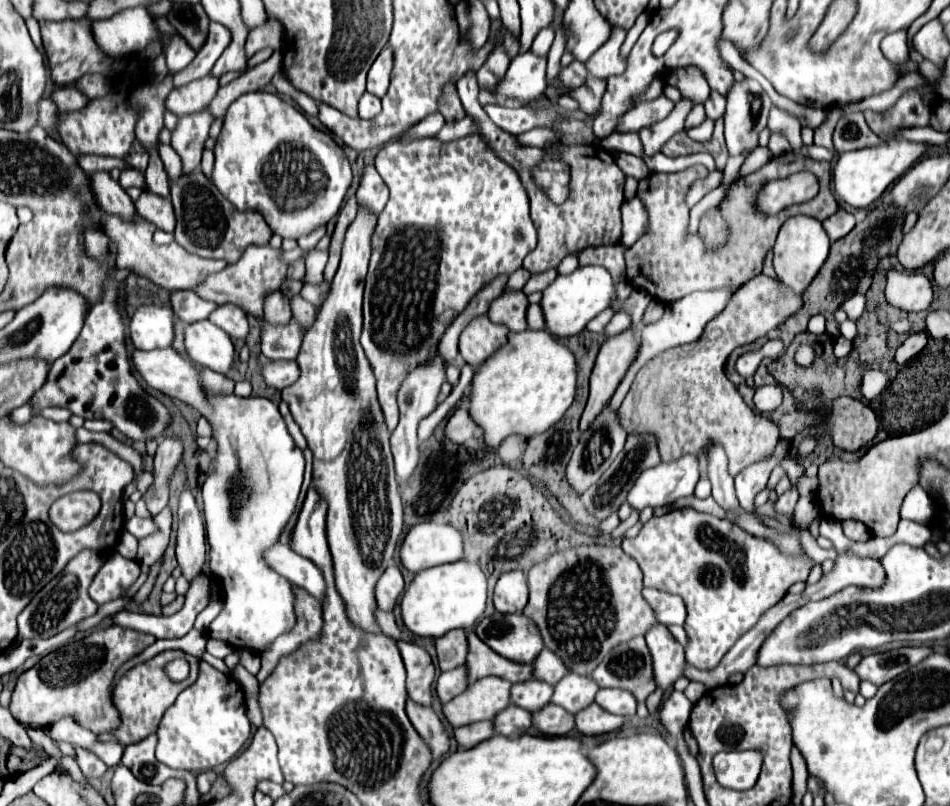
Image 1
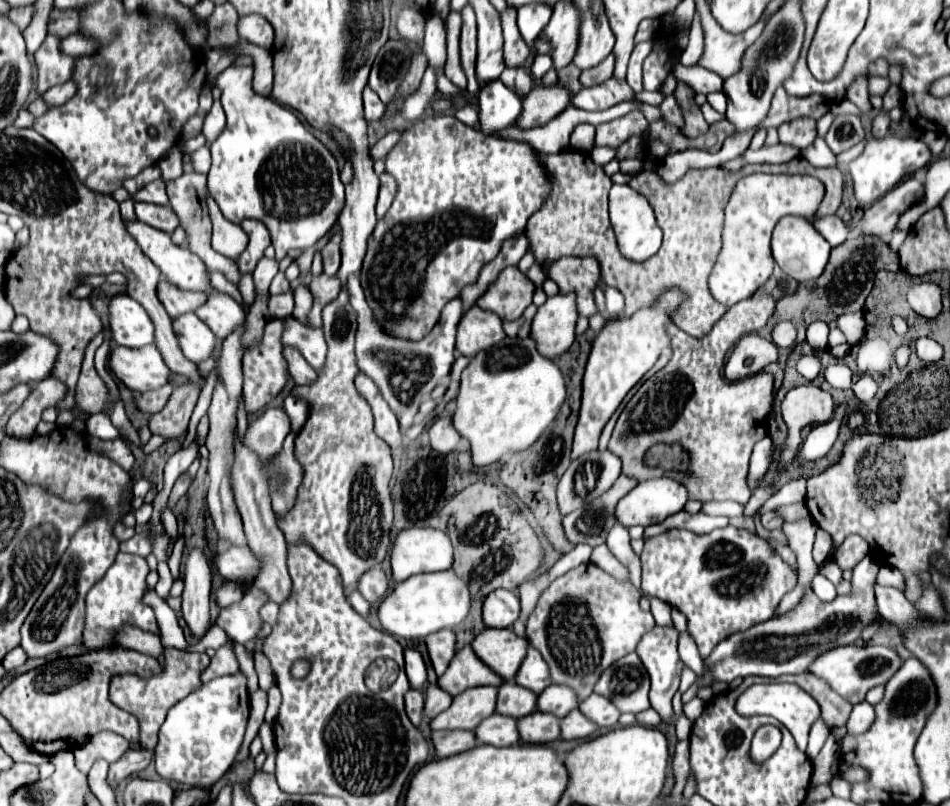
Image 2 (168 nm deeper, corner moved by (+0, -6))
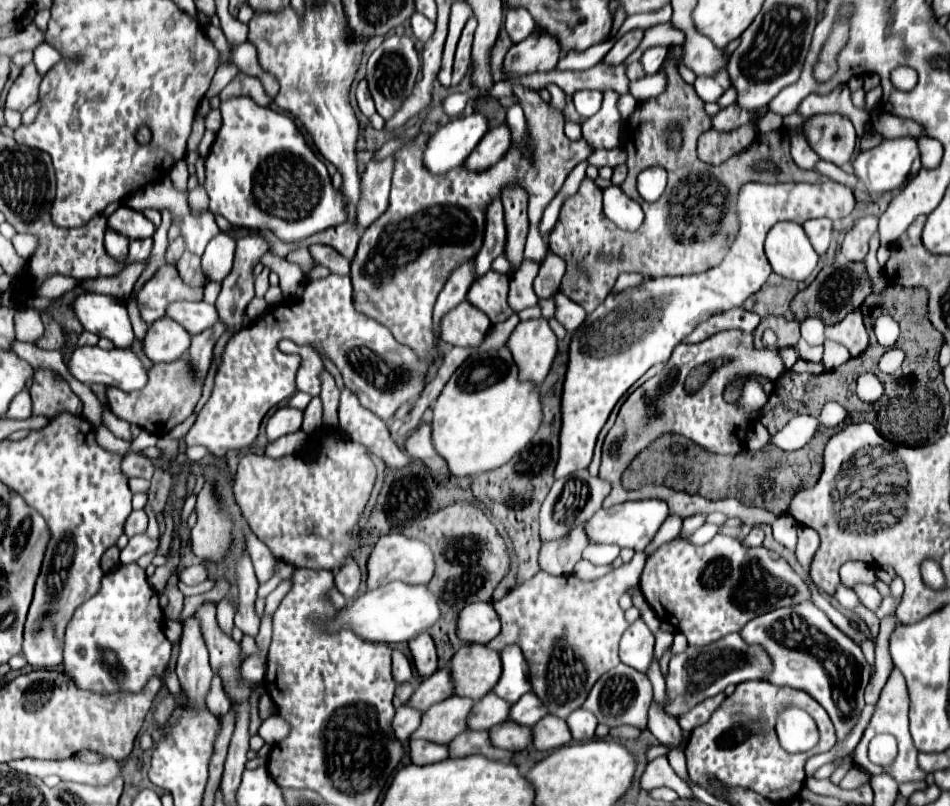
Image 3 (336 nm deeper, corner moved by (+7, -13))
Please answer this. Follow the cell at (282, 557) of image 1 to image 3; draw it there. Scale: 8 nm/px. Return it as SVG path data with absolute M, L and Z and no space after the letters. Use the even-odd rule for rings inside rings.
M205 563L191 565L191 567L183 569L181 575L179 575L179 579L181 579L185 585L199 585L199 583L203 583L207 577L209 577L209 571L207 571L207 565L205 565Z

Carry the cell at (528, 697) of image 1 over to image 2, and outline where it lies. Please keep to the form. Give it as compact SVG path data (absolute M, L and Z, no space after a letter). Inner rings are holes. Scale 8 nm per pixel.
M502 684L498 688L498 714L510 714L510 718L522 718L536 710L536 694L518 684Z

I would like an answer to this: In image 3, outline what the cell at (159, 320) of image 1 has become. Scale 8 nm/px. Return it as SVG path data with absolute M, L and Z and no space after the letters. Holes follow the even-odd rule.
M85 293L75 299L73 309L87 331L113 341L113 345L119 349L133 345L135 335L121 299L99 293Z

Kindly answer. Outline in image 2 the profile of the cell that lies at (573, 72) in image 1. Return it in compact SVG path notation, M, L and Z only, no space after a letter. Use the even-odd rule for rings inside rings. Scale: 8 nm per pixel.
M538 84L532 88L532 92L526 96L526 102L522 102L522 118L514 124L520 130L528 130L534 126L544 126L554 116L558 116L568 106L568 90L562 86L546 88Z

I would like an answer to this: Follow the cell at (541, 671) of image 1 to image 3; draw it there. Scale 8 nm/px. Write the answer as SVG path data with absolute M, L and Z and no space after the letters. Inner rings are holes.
M507 645L501 651L503 661L503 675L499 679L499 685L495 685L495 693L503 697L505 701L517 703L521 695L531 691L529 683L529 665L519 649L519 645Z

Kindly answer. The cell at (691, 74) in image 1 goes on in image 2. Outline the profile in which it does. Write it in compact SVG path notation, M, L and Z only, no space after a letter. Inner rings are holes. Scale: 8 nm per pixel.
M674 64L672 72L676 74L678 80L690 84L694 88L696 94L710 94L710 92L718 92L722 90L722 78L714 72L706 72L700 66L682 66L682 64Z

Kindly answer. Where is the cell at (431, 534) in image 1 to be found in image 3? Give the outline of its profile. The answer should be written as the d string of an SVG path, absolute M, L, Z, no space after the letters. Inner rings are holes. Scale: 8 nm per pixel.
M391 533L391 535L383 535L377 541L377 545L369 557L367 569L369 569L369 575L367 575L369 589L383 587L391 581L407 581L411 585L419 585L419 583L429 583L433 579L435 557L433 557L433 551L427 543L399 535L399 533Z

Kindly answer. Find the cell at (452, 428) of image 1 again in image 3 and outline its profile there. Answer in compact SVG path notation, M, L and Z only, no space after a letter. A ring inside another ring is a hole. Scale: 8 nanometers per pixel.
M421 423L413 435L407 437L405 441L405 451L409 453L409 457L413 459L419 459L419 461L425 461L429 457L435 457L437 451L433 447L433 441L431 441L431 425L427 423Z

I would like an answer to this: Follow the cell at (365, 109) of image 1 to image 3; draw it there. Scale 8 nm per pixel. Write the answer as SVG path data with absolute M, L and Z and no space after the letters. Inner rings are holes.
M361 81L359 87L357 87L357 103L359 103L359 109L365 117L371 117L375 113L375 105L373 105L373 99L369 95L369 89L367 89L365 81Z

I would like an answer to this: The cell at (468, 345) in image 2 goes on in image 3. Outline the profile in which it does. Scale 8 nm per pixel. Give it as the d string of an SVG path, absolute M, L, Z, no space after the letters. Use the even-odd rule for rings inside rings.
M465 301L463 305L457 305L457 309L447 317L443 317L439 337L447 347L477 349L485 341L489 327L491 321L485 317L485 313L479 313L479 309Z

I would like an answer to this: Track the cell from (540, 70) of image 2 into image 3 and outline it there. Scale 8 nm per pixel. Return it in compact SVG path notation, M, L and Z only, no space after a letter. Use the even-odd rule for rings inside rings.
M545 85L545 89L551 93L551 105L561 111L565 105L565 93L557 85Z

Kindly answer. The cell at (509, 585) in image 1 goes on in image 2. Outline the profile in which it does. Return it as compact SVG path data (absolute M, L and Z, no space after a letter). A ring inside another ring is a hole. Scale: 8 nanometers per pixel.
M494 590L482 604L482 620L486 628L510 628L520 614L520 600L510 590Z

